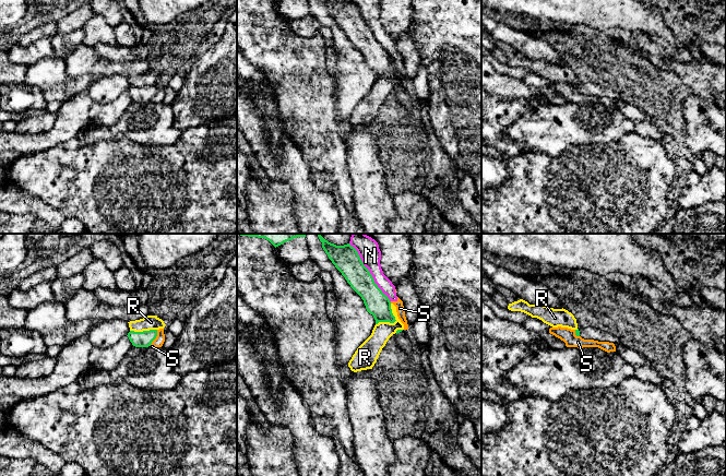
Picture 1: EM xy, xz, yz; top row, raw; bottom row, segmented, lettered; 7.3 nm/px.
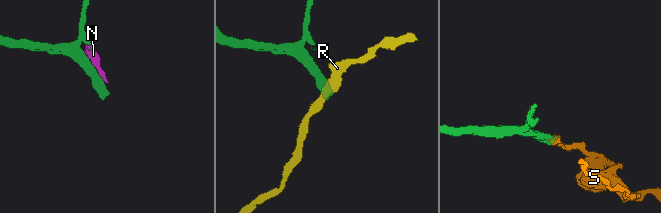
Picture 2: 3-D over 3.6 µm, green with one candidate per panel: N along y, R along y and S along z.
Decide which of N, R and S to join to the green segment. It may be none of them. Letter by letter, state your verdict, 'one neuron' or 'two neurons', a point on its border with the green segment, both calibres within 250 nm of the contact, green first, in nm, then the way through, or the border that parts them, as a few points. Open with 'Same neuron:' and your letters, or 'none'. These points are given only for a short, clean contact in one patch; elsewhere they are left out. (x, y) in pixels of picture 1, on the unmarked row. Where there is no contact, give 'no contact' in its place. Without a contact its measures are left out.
Same neuron: none
N: two neurons; meets green in xz at (369, 28); 190 nm thick on the green side, 160 nm on the other
R: two neurons; meets green in xz at (393, 78); 180 nm thick on the green side, 150 nm on the other; border along xz (391, 59), (391, 68), (395, 75), (376, 80)
S: two neurons; meets green in xy at (155, 93); 120 nm thick on the green side, 70 nm on the other; border along xy (157, 85), (157, 91), (150, 100)

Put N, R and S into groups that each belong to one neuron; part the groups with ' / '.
N S / R

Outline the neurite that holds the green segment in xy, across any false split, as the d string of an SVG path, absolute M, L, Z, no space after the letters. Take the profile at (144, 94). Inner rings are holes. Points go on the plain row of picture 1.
M150 85L143 87L130 86L127 91L135 103L148 103L157 92L157 85Z

